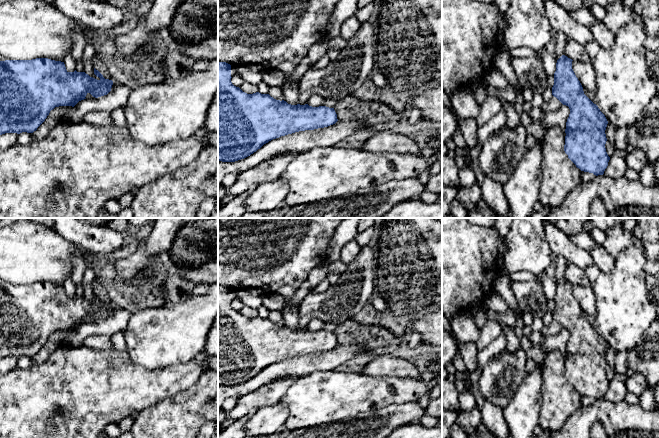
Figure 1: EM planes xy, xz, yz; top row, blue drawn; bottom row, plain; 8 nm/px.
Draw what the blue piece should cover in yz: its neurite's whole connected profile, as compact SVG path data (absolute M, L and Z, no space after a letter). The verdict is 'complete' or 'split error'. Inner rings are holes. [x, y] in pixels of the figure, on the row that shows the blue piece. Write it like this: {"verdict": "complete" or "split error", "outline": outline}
{"verdict": "complete", "outline": "M565 55L557 60L552 87L552 95L570 109L566 122L564 151L581 171L596 176L603 175L610 160L605 148L608 121L598 106L584 94L583 87L572 69L572 61Z"}

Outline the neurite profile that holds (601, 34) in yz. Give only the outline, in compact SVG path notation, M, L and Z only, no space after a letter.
M598 21L589 27L593 39L602 49L609 49L613 45L615 34L609 30L602 21Z

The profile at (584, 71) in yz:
M572 61L572 69L582 87L590 92L596 91L596 73L592 62Z

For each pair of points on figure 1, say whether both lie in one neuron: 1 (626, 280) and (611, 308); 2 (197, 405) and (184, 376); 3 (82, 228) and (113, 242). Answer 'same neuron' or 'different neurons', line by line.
1: same neuron
2: different neurons
3: same neuron

